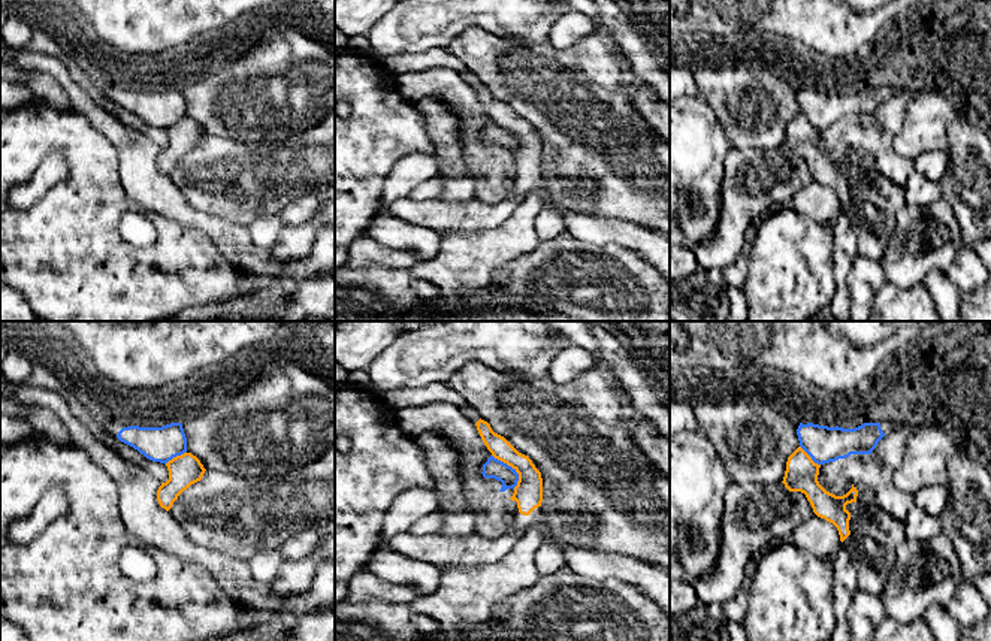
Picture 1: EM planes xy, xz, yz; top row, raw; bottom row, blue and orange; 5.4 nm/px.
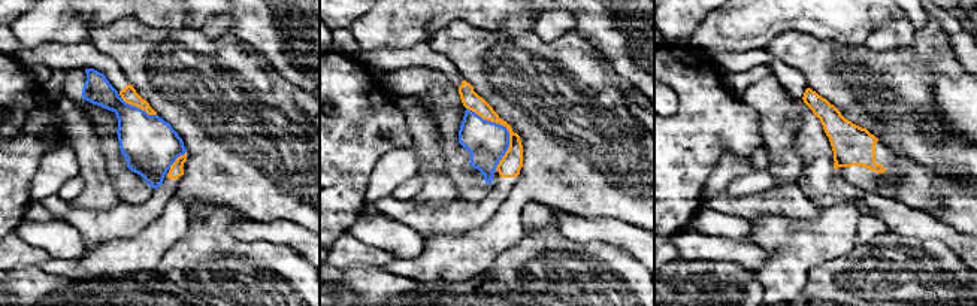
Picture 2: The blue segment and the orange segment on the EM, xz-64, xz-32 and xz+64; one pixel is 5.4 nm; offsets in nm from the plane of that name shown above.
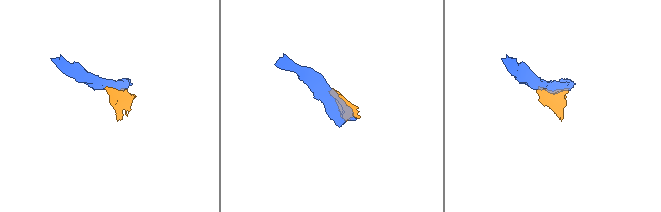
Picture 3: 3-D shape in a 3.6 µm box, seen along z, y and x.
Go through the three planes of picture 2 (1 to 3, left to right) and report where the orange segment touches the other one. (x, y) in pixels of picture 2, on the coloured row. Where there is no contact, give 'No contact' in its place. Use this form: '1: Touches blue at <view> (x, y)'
1: Touches blue at xz-64 (138, 108)
2: Touches blue at xz-32 (507, 130)
3: No contact

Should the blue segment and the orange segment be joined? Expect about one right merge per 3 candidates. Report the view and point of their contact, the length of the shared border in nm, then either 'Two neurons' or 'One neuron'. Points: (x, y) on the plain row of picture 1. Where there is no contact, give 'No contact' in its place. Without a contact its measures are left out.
Touches blue at xz (513, 135). Shared border 220 nm. Two neurons

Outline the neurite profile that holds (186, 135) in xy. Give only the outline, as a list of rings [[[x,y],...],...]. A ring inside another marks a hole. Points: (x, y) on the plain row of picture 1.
[[[191,118],[173,123],[166,131],[169,145],[158,152],[157,166],[161,173],[169,176],[184,155],[202,145],[206,134]]]

